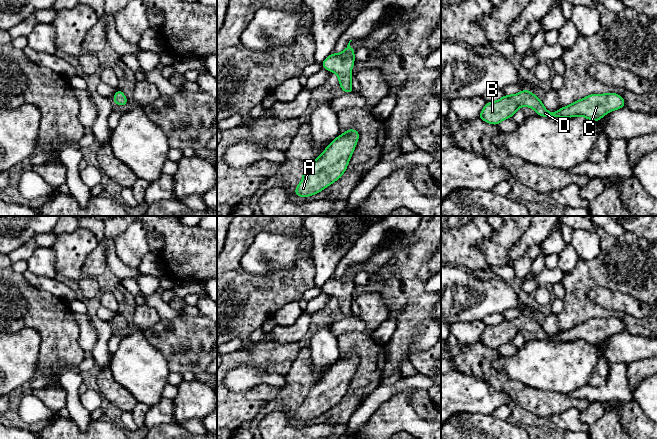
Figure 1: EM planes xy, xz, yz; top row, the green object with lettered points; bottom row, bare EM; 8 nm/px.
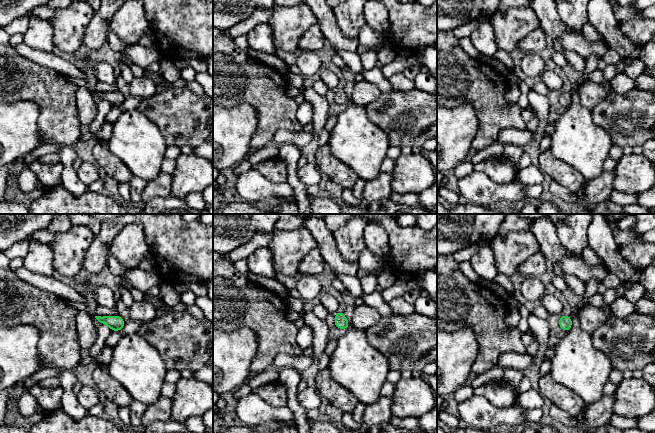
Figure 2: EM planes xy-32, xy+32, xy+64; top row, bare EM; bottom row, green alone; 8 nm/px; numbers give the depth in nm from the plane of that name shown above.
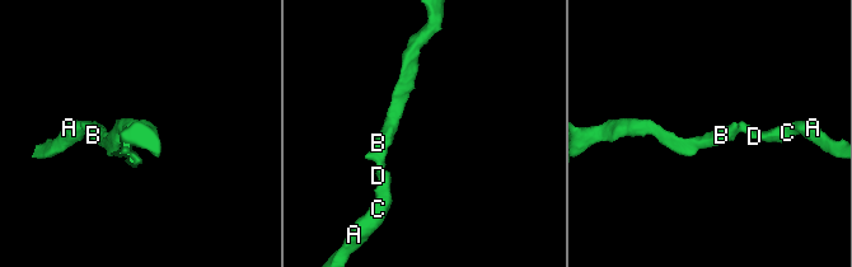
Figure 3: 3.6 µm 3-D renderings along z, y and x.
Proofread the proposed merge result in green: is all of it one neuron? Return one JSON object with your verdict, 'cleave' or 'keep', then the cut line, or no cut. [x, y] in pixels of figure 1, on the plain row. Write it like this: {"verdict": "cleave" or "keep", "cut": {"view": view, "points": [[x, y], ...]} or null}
{"verdict": "keep", "cut": null}

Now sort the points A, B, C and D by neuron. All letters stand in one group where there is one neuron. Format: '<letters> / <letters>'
A B C D

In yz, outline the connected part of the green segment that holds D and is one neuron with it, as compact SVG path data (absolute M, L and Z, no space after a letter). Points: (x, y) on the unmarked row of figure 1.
M523 313L519 318L504 319L498 325L486 326L478 343L497 350L502 344L514 340L522 329L533 332L537 340L559 342L584 340L595 346L599 346L605 338L626 330L625 323L619 318L591 318L552 337L546 334L542 324L535 318Z

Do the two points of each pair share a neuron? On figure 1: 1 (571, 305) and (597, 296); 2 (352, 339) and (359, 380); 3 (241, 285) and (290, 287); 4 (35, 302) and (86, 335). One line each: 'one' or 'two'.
1: two
2: one
3: one
4: two

